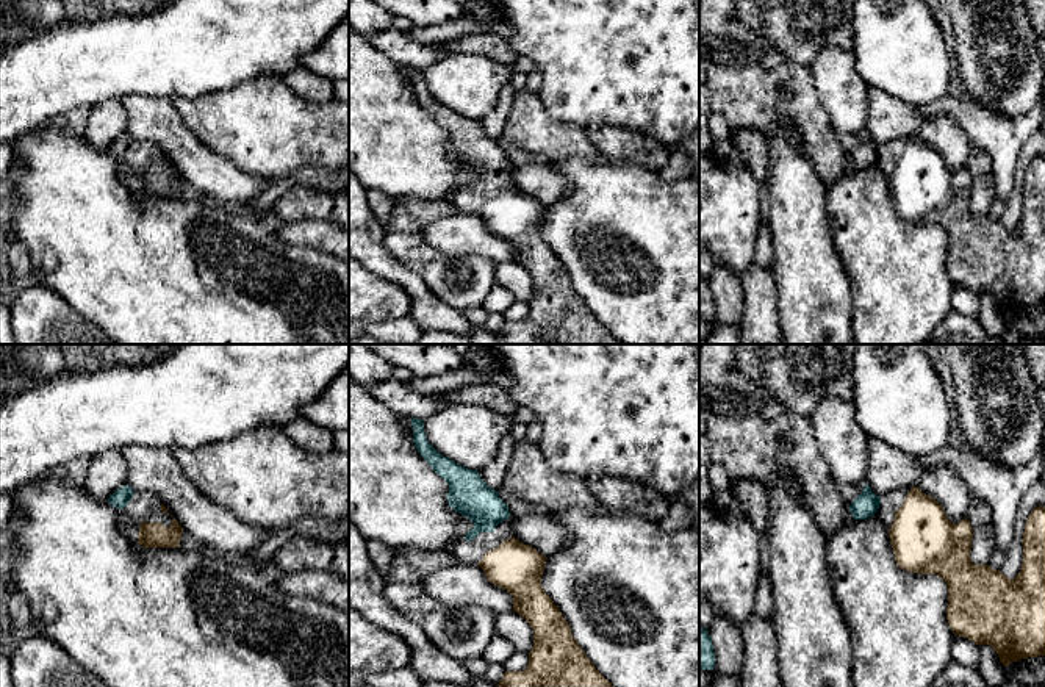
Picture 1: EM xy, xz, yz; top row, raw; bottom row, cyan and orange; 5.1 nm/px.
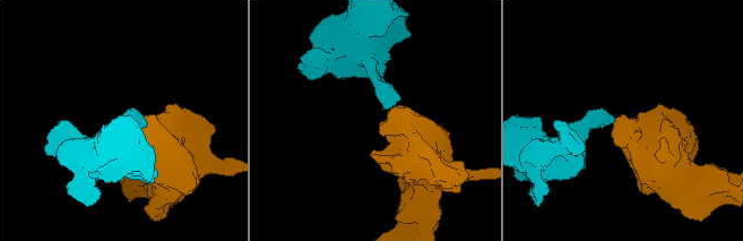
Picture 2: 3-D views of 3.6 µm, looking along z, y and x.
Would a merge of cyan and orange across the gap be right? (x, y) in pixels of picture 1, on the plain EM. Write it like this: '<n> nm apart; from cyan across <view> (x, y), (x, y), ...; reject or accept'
80 nm apart; from cyan across xz (493, 179), (504, 190); accept

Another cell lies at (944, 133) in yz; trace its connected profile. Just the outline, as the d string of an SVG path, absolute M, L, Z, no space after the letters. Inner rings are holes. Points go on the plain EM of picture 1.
M951 116L923 119L917 136L943 156L951 172L959 174L965 167L971 147L965 131Z

